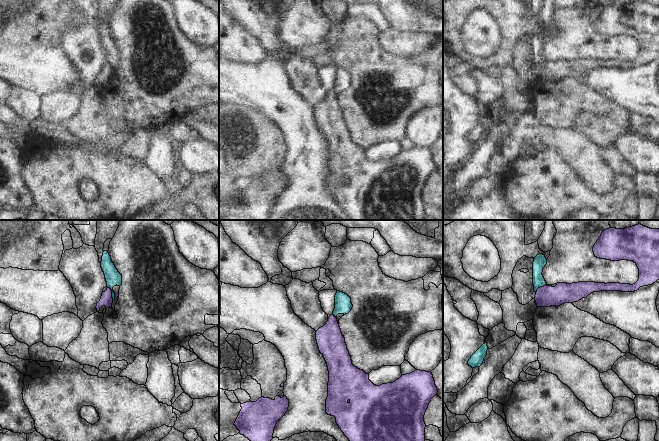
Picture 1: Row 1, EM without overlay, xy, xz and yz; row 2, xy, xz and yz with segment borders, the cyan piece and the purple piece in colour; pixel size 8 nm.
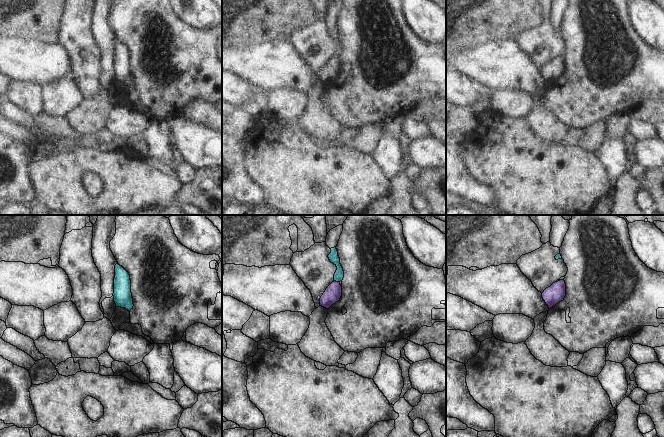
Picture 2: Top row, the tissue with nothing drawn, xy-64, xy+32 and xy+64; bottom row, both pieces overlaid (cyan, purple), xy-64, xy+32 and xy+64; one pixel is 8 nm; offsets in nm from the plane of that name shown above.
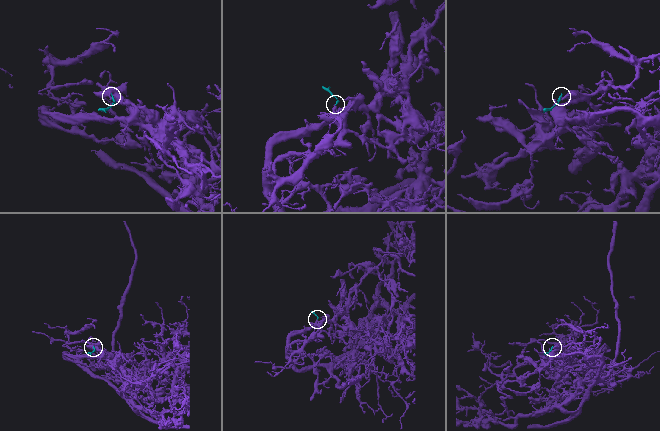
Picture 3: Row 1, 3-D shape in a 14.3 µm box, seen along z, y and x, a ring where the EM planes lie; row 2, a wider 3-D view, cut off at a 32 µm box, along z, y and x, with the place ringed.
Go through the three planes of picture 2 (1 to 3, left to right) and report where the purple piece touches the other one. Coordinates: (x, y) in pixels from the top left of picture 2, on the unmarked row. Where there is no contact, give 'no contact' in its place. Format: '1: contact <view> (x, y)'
1: no contact
2: contact xy+32 (337, 57)
3: contact xy+64 (562, 55)

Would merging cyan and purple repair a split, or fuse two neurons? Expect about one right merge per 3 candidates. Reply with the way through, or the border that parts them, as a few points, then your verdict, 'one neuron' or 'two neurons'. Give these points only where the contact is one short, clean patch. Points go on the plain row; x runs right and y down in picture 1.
along xy (107, 62), (111, 66), (113, 76) | two neurons

